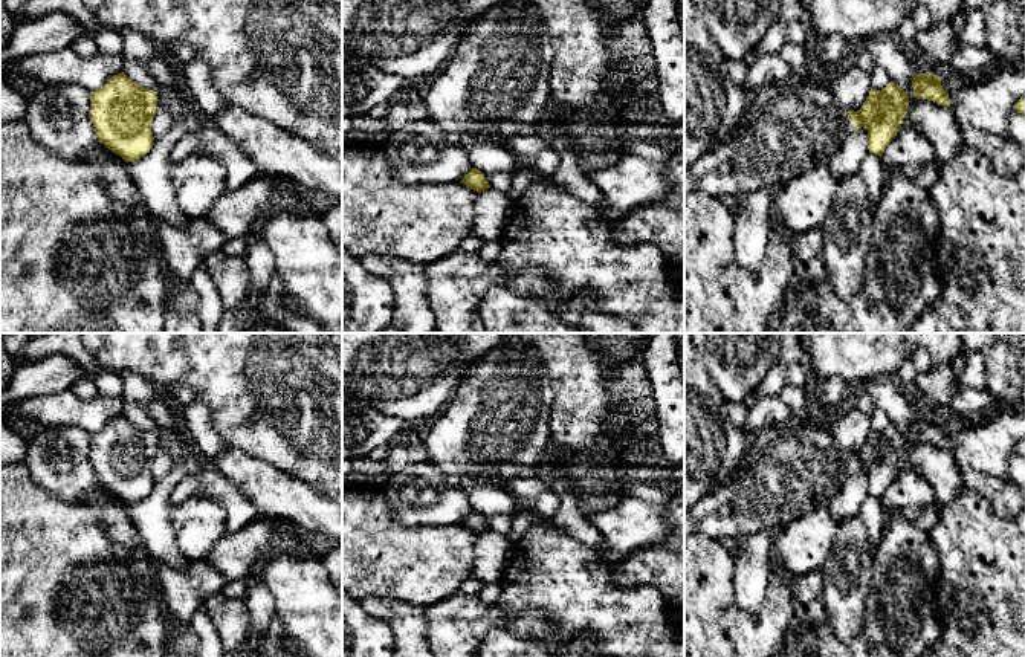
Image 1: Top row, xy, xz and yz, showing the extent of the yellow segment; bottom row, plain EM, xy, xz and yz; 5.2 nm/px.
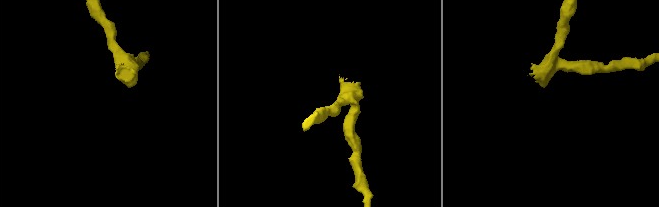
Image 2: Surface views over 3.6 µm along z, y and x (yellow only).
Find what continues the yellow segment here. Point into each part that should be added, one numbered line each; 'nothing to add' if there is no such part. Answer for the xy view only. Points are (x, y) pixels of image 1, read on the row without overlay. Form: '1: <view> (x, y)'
nothing to add

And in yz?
1: yz (788, 471)

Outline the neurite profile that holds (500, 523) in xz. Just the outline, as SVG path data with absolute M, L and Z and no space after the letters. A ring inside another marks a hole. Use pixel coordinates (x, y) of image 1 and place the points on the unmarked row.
M483 515L490 530L509 536L512 533L513 515Z

